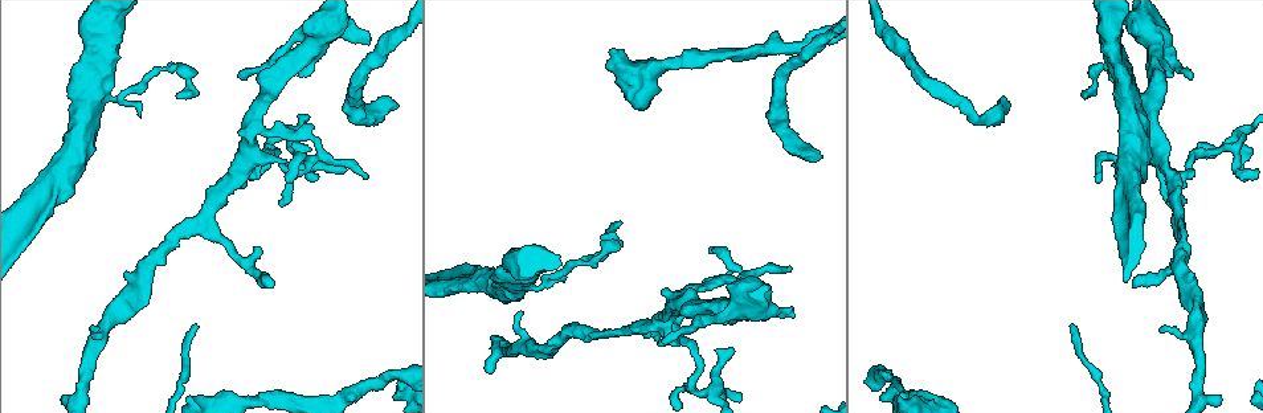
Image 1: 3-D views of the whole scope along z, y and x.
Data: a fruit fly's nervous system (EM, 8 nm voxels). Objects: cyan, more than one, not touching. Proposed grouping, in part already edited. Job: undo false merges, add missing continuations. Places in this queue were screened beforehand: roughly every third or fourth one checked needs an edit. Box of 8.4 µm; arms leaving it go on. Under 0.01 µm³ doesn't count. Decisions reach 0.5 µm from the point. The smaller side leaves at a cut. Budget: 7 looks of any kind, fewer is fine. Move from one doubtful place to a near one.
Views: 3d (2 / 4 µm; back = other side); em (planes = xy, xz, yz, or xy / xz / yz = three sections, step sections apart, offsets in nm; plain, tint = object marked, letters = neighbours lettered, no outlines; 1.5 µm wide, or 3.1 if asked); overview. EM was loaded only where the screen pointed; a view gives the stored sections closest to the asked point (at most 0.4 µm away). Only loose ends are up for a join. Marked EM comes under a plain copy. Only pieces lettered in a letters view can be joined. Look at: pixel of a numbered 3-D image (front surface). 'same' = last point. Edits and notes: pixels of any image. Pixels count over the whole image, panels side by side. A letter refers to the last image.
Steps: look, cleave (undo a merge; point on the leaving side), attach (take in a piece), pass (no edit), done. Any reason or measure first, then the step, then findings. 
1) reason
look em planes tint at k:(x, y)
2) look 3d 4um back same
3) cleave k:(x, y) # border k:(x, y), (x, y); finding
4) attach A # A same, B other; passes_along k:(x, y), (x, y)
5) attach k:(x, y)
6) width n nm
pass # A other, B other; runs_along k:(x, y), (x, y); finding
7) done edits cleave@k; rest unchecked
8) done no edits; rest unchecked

an open end
look 3d 4um back at 1:(370, 41)

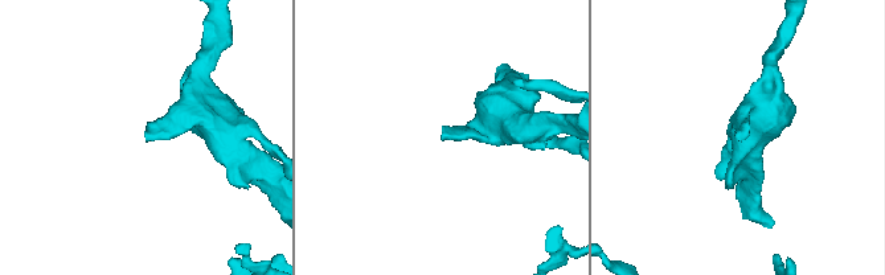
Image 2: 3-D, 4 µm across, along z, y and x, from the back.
look em planes tint at 2:(736, 138)

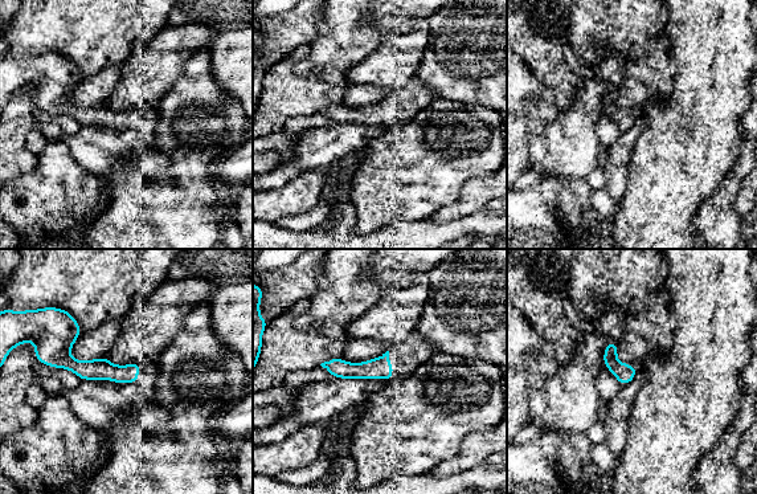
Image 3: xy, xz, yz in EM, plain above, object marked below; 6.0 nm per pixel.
see the neighbours
look em planes letters same

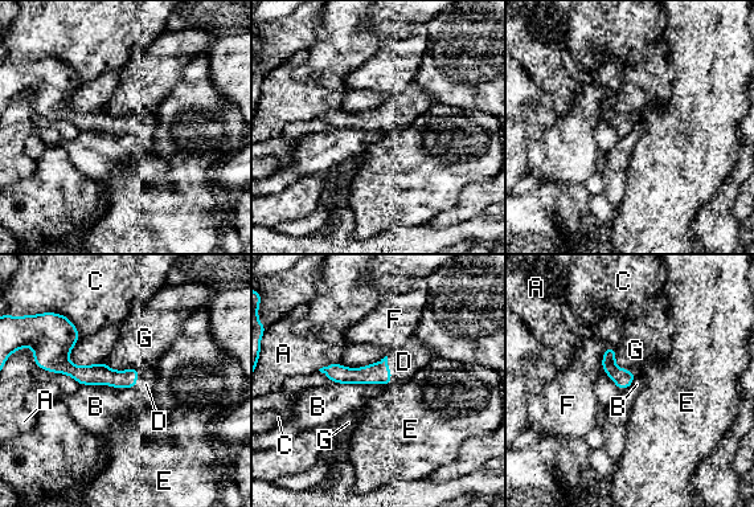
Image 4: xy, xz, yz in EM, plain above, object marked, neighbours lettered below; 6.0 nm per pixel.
width 120 nm
attach D # A other, B other, C other, D same, E other, F other, G other; it goes on there

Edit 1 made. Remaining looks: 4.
thin end
look 3d 2um at 1:(602, 234)

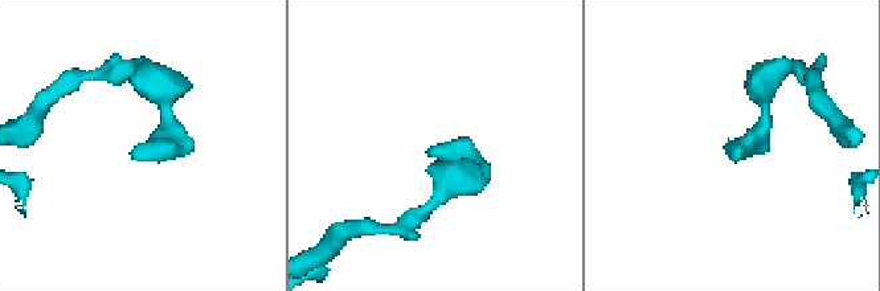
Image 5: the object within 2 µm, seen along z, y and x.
now the EM
look em xz step 8 tint at 5:(132, 155)

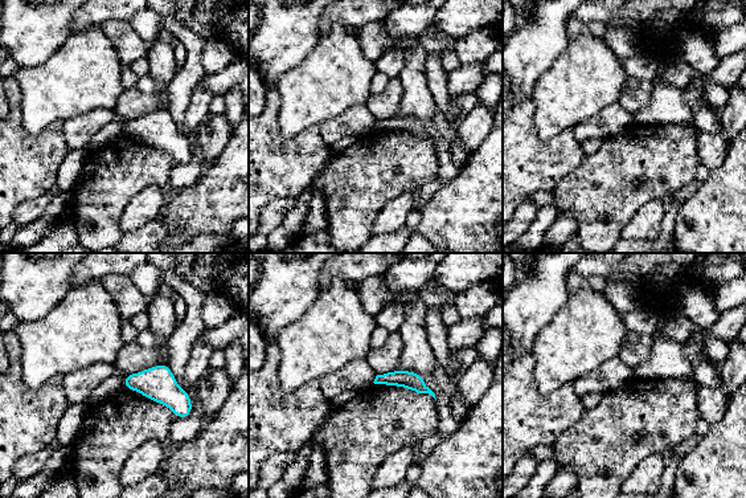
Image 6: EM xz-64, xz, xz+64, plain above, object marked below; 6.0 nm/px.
look em planes letters same

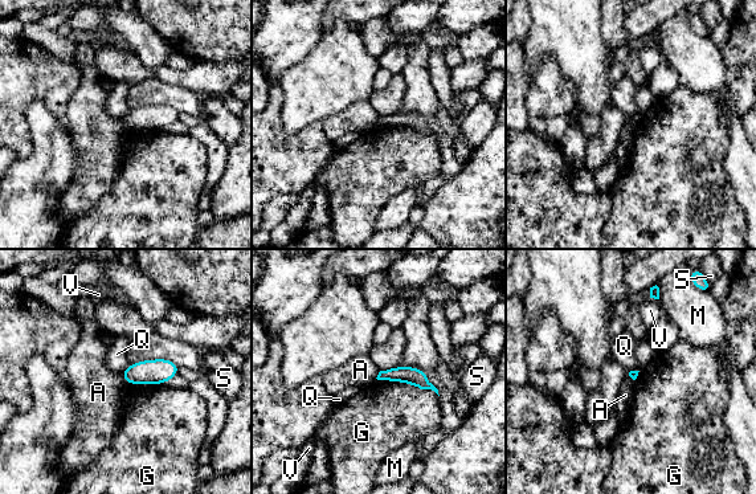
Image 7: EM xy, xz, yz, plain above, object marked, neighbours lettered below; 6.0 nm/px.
pass # A other, G other, M other, Q other, S other, V other; runs_along 7:(381, 375), (412, 375), (428, 386); none of them fits

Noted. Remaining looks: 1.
done edits attach@4; rest unchecked

